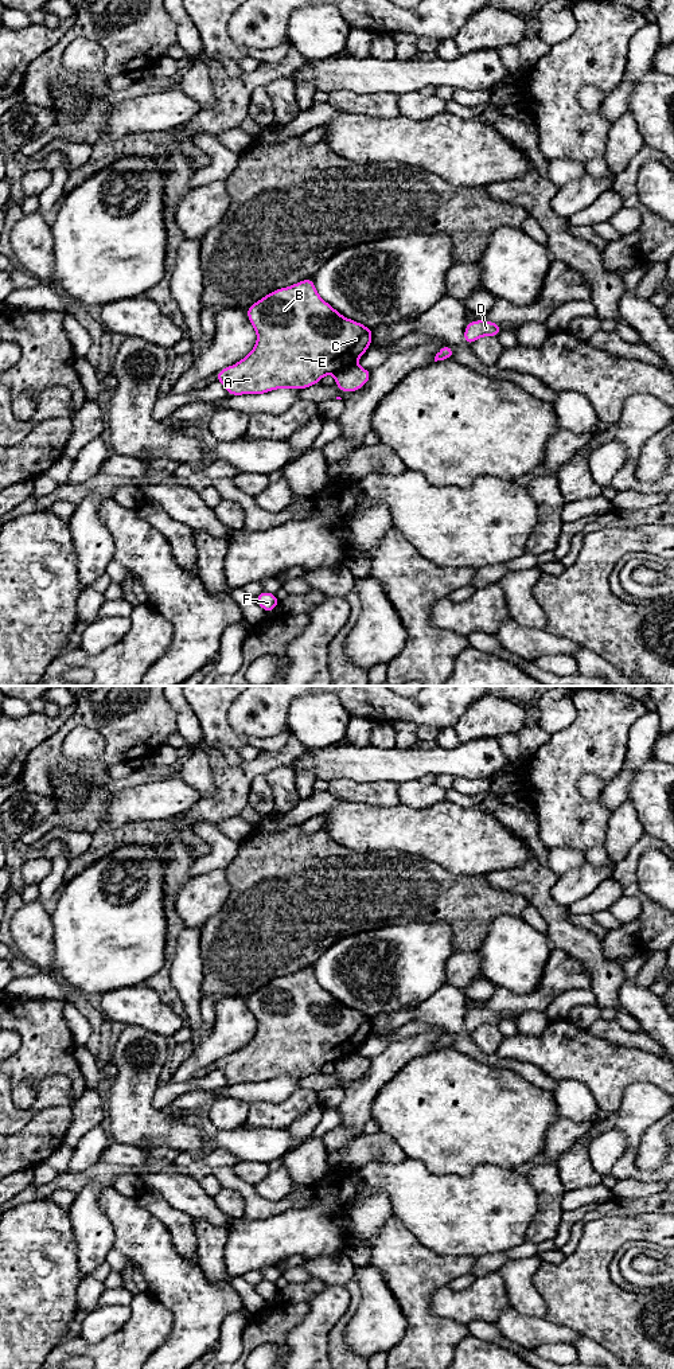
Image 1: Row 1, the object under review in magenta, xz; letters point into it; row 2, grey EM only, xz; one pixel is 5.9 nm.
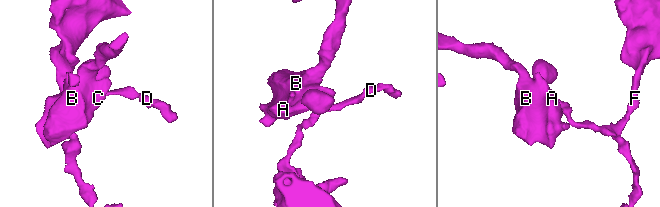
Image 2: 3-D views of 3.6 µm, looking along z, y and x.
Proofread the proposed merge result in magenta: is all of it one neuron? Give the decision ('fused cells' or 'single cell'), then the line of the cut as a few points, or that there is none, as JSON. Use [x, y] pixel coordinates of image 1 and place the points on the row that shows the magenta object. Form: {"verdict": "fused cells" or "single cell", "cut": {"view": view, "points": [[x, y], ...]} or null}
{"verdict": "fused cells", "cut": {"view": "xz", "points": [[355, 363], [335, 374]]}}

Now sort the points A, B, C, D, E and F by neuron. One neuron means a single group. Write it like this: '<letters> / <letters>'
A B C E / D F

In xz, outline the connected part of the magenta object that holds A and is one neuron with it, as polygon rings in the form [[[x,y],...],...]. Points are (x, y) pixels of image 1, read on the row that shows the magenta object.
[[[305,278],[288,288],[280,288],[256,301],[246,309],[248,319],[257,332],[254,348],[239,362],[215,374],[227,390],[227,395],[266,394],[276,389],[303,390],[317,385],[327,374],[336,374],[357,364],[357,360],[370,348],[374,331],[350,320],[326,303],[315,288],[313,278]]]

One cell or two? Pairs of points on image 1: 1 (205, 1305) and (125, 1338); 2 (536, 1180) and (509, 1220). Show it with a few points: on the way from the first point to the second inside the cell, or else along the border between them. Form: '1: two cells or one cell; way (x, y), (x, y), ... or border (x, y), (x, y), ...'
1: two cells; border (151, 1295), (172, 1315), (170, 1336), (159, 1346)
2: two cells; border (523, 1176), (536, 1194), (537, 1212), (534, 1217)

